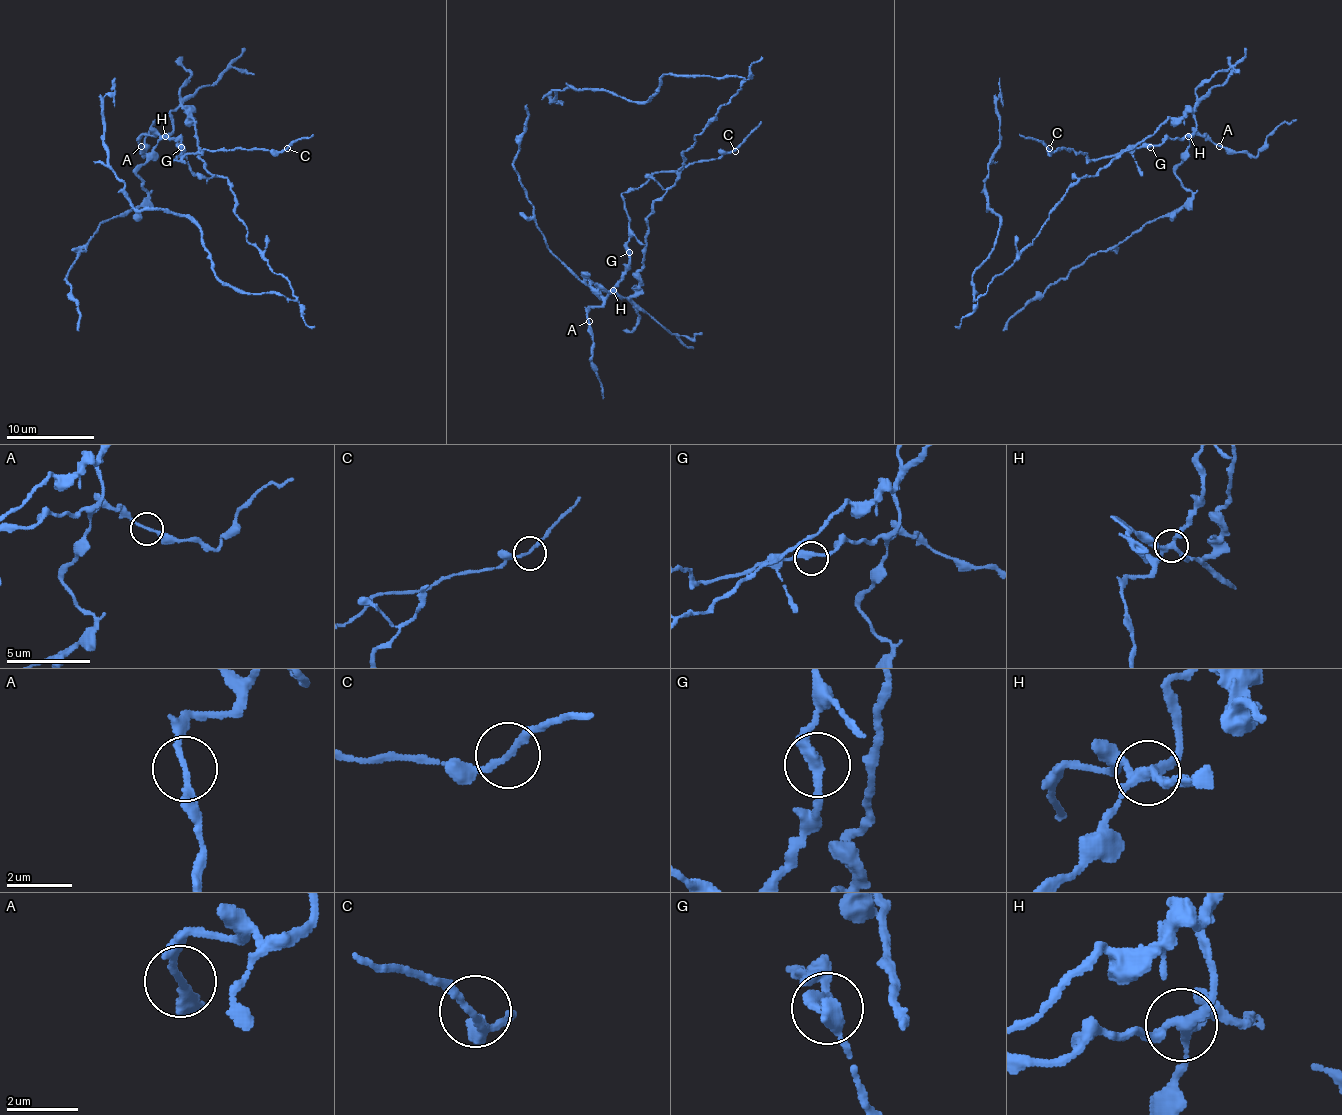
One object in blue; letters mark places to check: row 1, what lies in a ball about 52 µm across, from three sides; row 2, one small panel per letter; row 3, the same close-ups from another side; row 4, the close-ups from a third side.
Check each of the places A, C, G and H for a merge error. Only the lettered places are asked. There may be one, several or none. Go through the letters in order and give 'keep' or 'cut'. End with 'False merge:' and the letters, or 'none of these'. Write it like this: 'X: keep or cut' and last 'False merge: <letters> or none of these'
A: cut
C: keep
G: keep
H: cut
False merge: A, H

